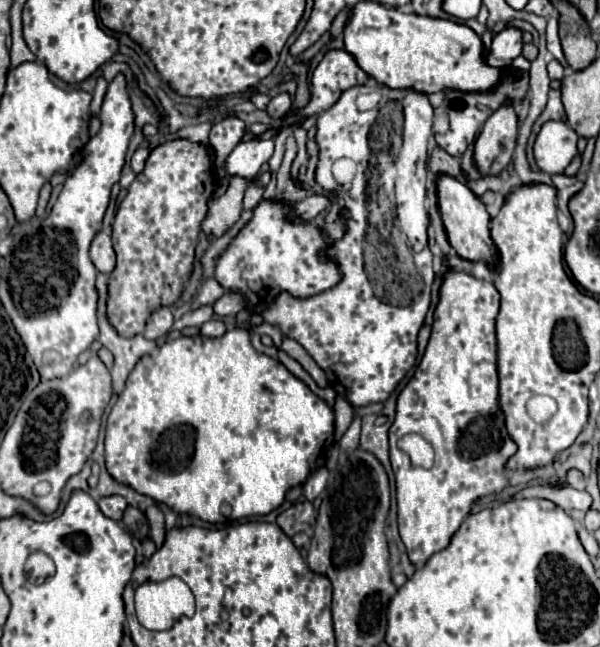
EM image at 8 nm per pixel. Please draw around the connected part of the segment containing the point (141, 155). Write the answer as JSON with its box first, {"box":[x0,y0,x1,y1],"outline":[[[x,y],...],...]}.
{"box":[130,146,148,174],"outline":[[[140,146],[140,148],[132,154],[132,158],[130,158],[130,166],[132,166],[134,174],[138,174],[138,172],[144,168],[146,158],[148,158],[148,148],[144,148],[144,146]]]}

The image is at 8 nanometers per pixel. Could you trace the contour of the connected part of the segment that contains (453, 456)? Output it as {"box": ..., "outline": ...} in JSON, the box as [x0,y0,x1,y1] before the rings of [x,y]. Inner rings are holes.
{"box":[388,270,516,566],"outline":[[[448,270],[444,276],[442,276],[442,286],[440,286],[440,300],[436,304],[436,310],[434,310],[434,322],[432,322],[432,334],[430,334],[430,340],[428,340],[428,346],[424,350],[424,356],[414,372],[414,376],[408,380],[408,384],[404,386],[404,390],[398,394],[398,400],[396,400],[396,418],[388,430],[388,436],[390,436],[390,462],[392,462],[392,470],[396,474],[396,500],[398,500],[398,528],[400,528],[400,536],[402,536],[402,542],[408,550],[408,556],[410,560],[420,566],[424,564],[434,552],[438,550],[444,550],[448,544],[450,544],[450,538],[452,534],[458,530],[458,526],[462,524],[462,520],[470,514],[470,508],[474,504],[474,500],[490,494],[490,492],[500,492],[504,490],[504,486],[508,486],[508,470],[506,470],[506,462],[508,458],[516,452],[516,444],[514,440],[508,436],[506,432],[506,426],[504,426],[504,414],[502,414],[502,408],[498,404],[498,366],[496,366],[496,314],[498,314],[498,306],[500,306],[500,294],[498,290],[494,288],[492,282],[486,282],[486,280],[480,280],[480,278],[474,278],[472,274],[468,272],[460,272],[460,270]],[[406,434],[420,434],[426,442],[432,444],[434,452],[436,452],[436,460],[434,460],[434,466],[432,468],[414,468],[410,464],[410,458],[408,454],[404,454],[396,442],[406,436]]]}

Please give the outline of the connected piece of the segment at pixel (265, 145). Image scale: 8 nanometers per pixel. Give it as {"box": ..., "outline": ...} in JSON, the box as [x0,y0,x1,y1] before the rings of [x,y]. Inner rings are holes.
{"box":[218,138,274,178],"outline":[[[252,138],[248,142],[240,142],[228,156],[226,168],[218,170],[220,178],[226,176],[242,176],[242,178],[254,178],[260,172],[260,166],[270,160],[274,152],[274,140],[264,138]]]}

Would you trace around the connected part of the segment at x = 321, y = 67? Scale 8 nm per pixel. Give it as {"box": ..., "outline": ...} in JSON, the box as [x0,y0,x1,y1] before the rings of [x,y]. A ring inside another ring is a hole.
{"box":[300,48,372,116],"outline":[[[344,48],[326,52],[310,80],[310,102],[300,114],[316,116],[328,110],[338,102],[344,90],[358,84],[372,84],[372,78],[358,66],[358,62],[354,62],[354,56],[346,54]]]}

